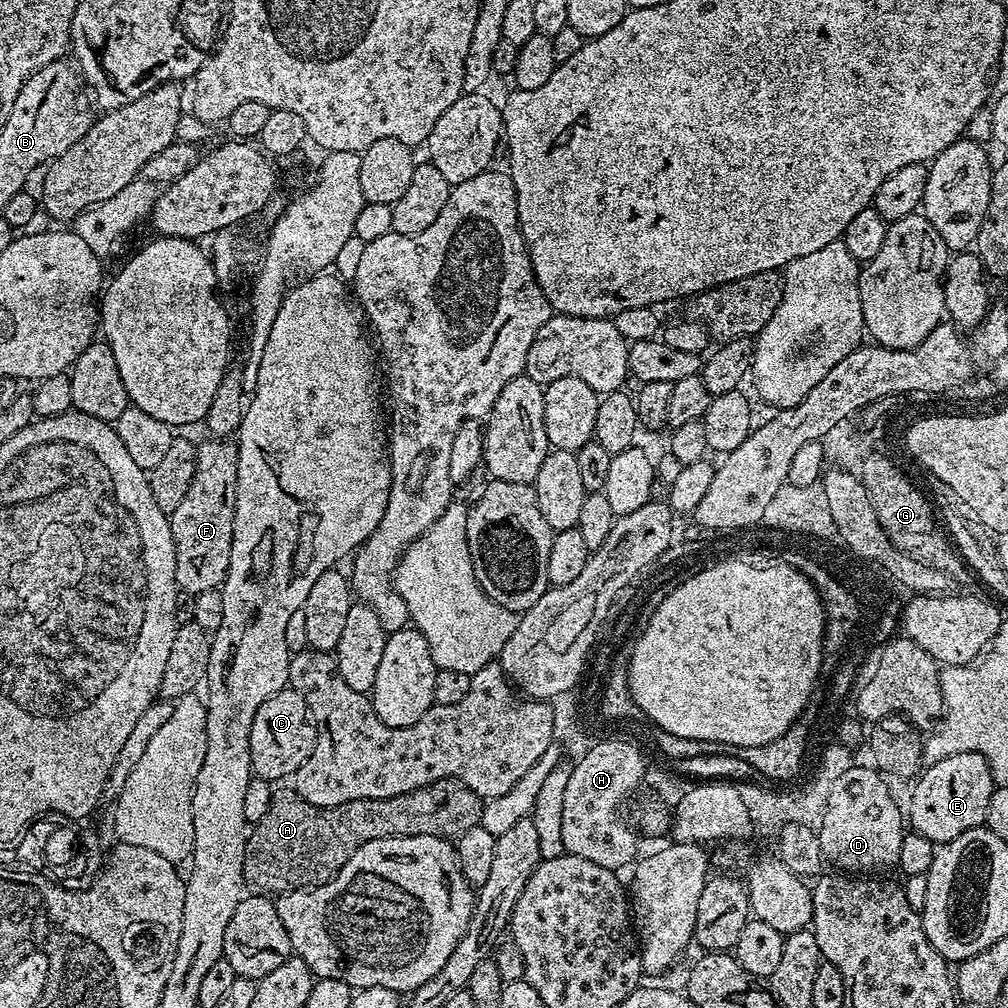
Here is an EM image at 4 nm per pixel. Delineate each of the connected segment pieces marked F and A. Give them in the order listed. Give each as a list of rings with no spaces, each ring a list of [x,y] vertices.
[[[208,438],[196,450],[196,473],[186,498],[170,514],[176,551],[176,586],[181,592],[198,593],[220,588],[230,570],[230,552],[236,518],[238,486],[237,445],[228,438]]]
[[[439,780],[433,784],[422,786],[410,794],[398,794],[394,798],[370,798],[346,802],[342,806],[327,808],[326,806],[310,806],[301,796],[277,795],[268,813],[255,821],[248,838],[248,853],[244,859],[244,878],[253,889],[264,894],[283,894],[293,892],[295,888],[316,888],[333,880],[350,862],[354,850],[366,846],[366,842],[374,842],[378,838],[394,838],[395,836],[443,836],[458,838],[466,830],[480,824],[480,816],[485,805],[474,790],[464,785],[462,780]]]

